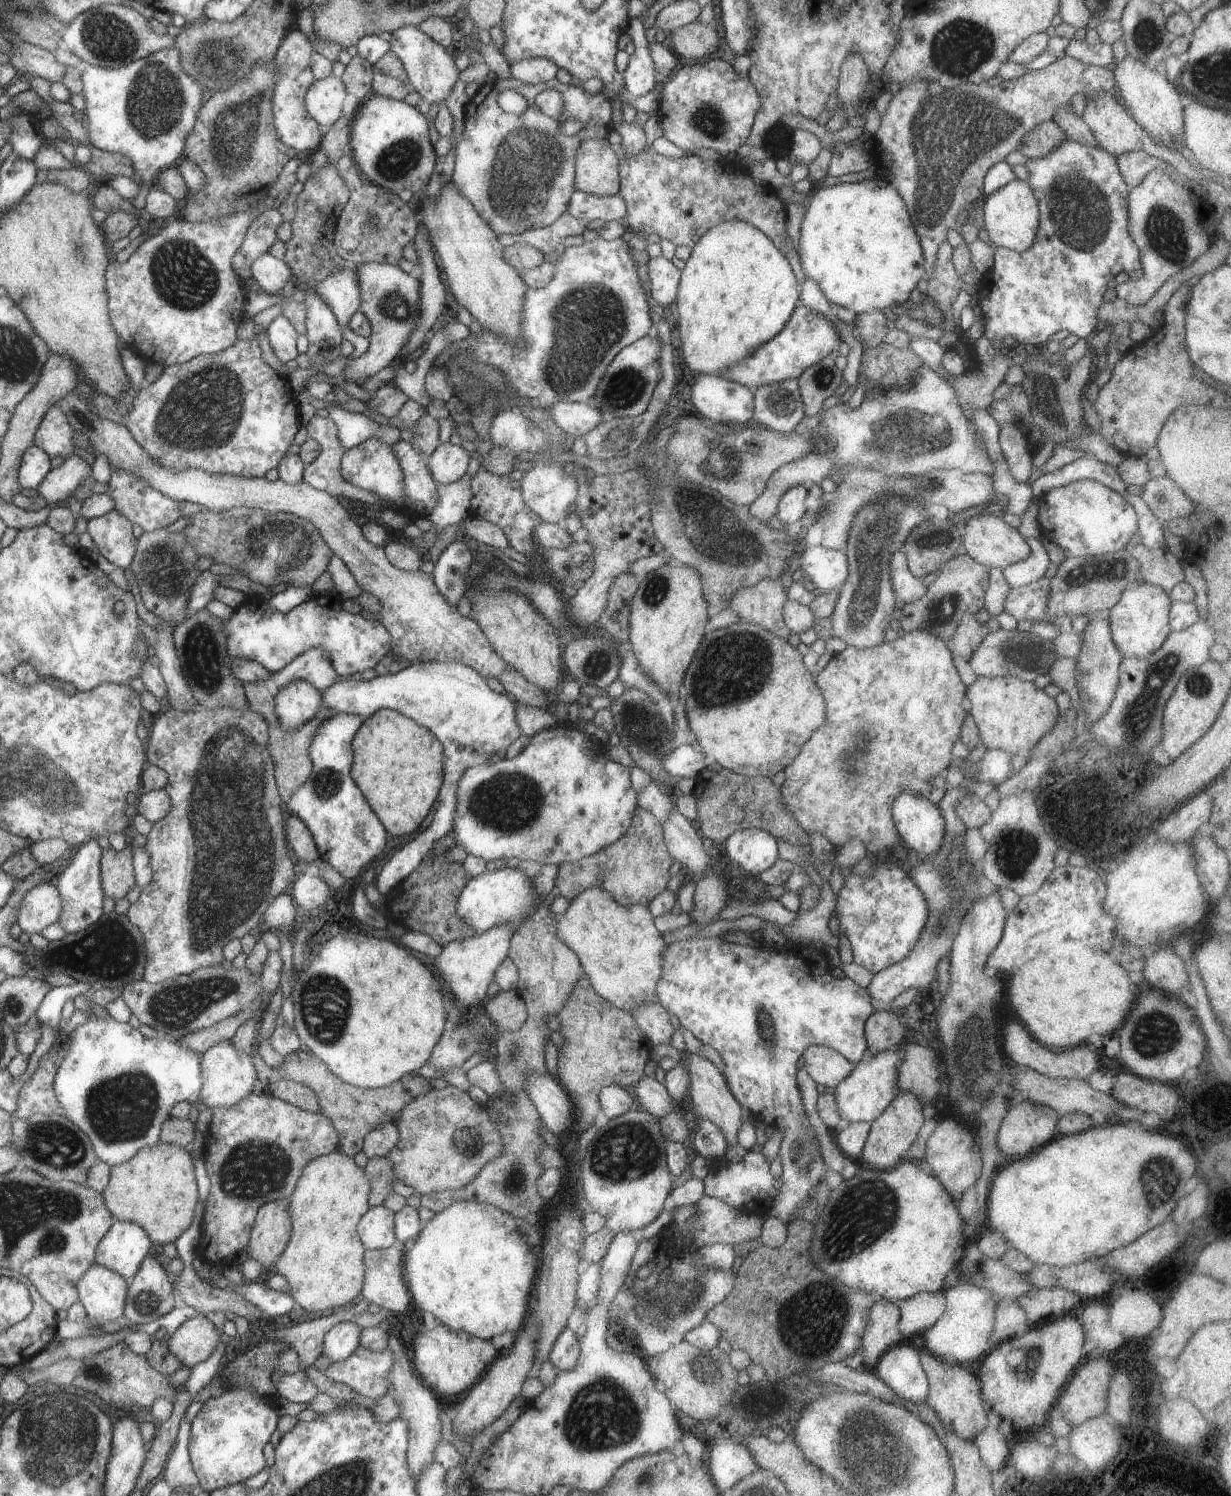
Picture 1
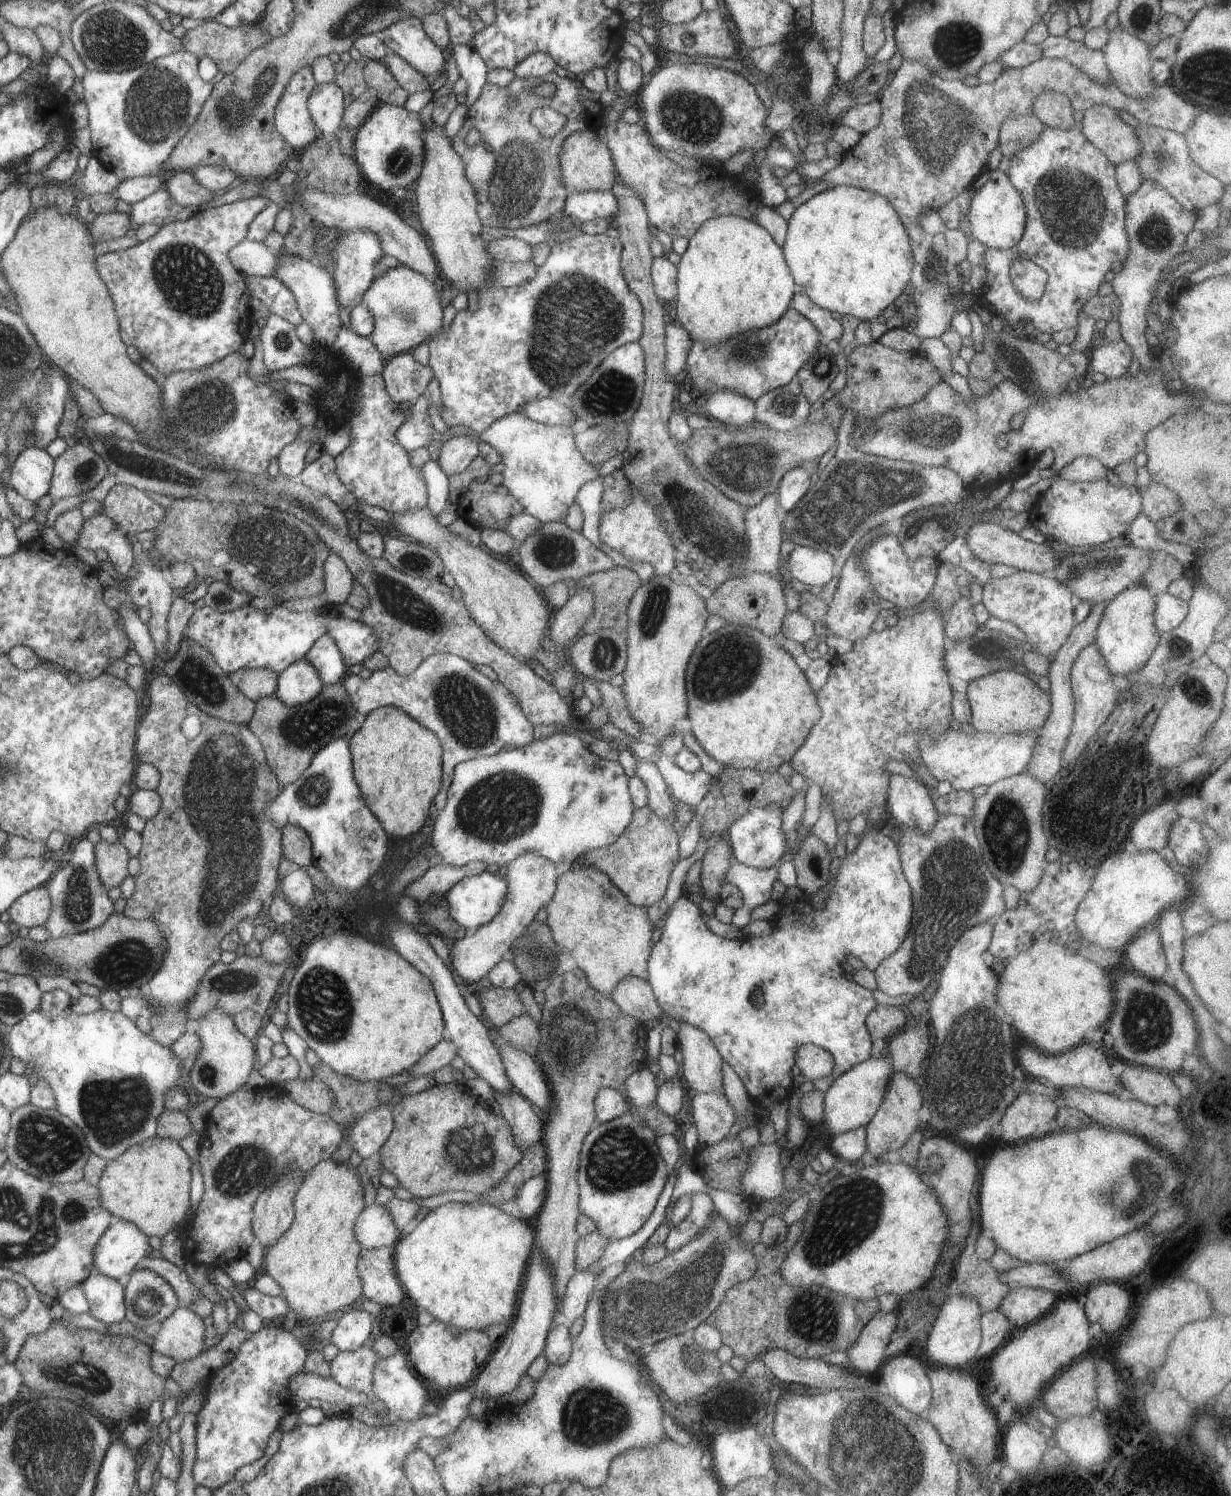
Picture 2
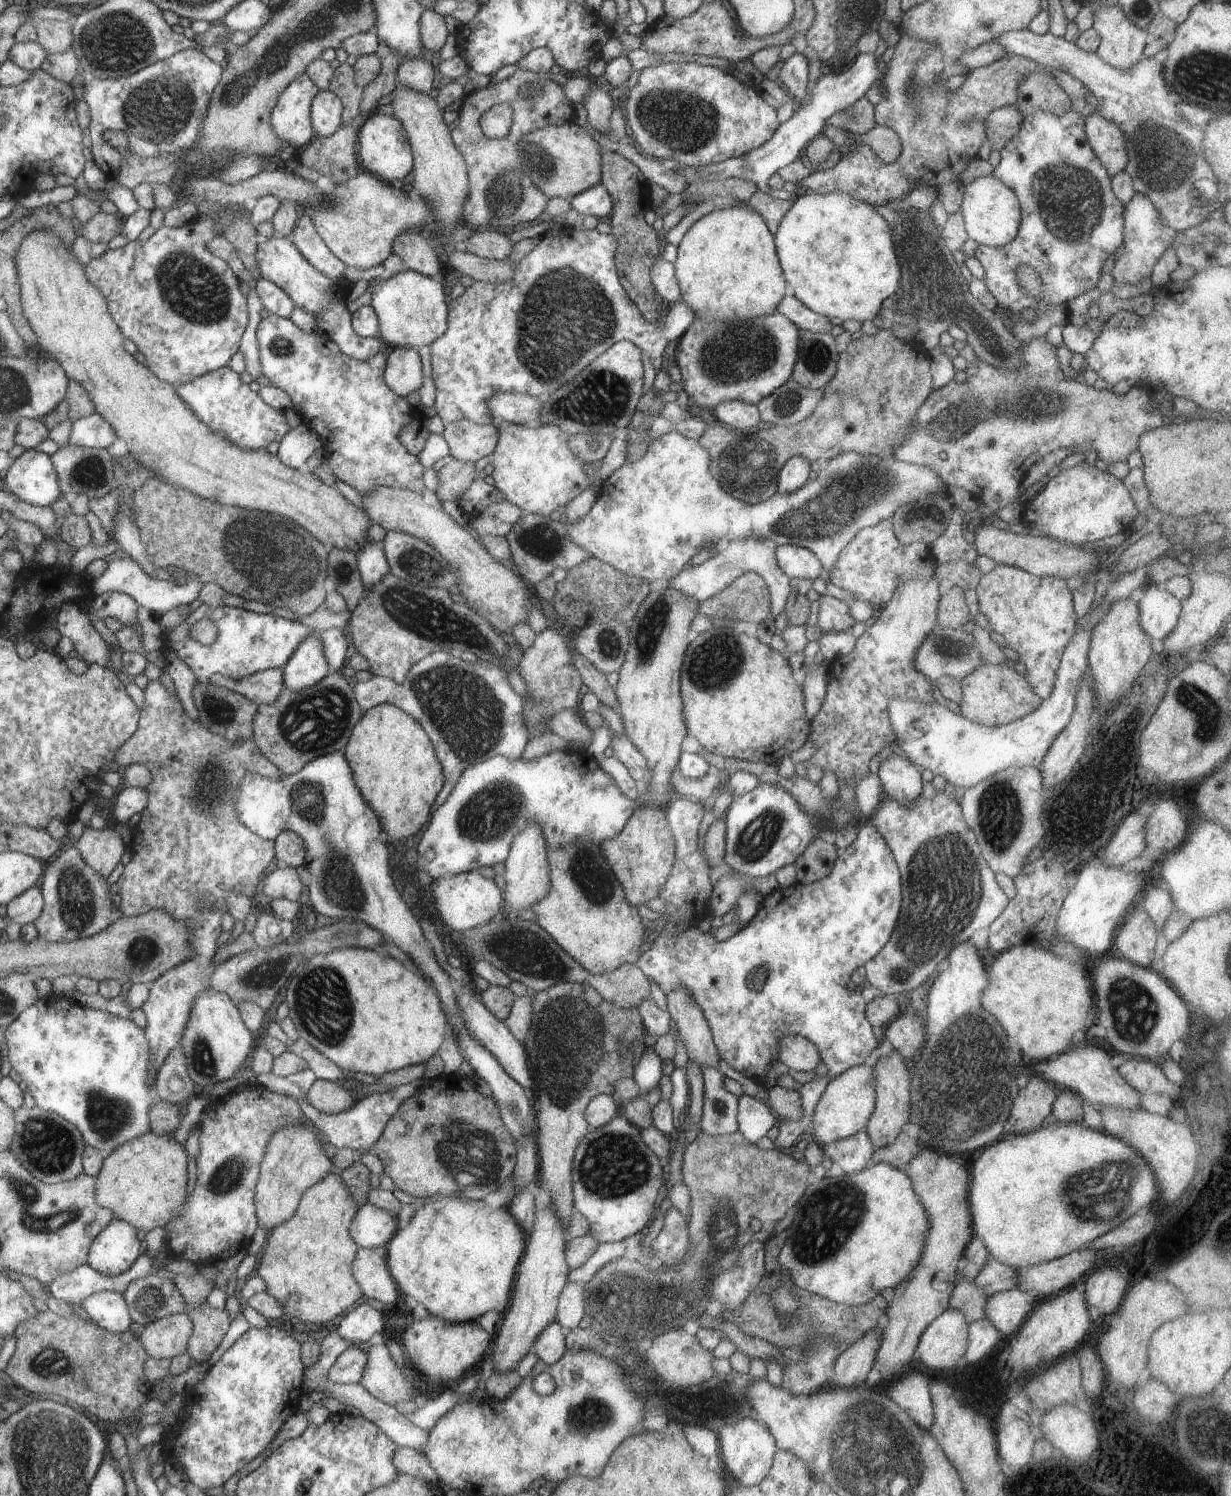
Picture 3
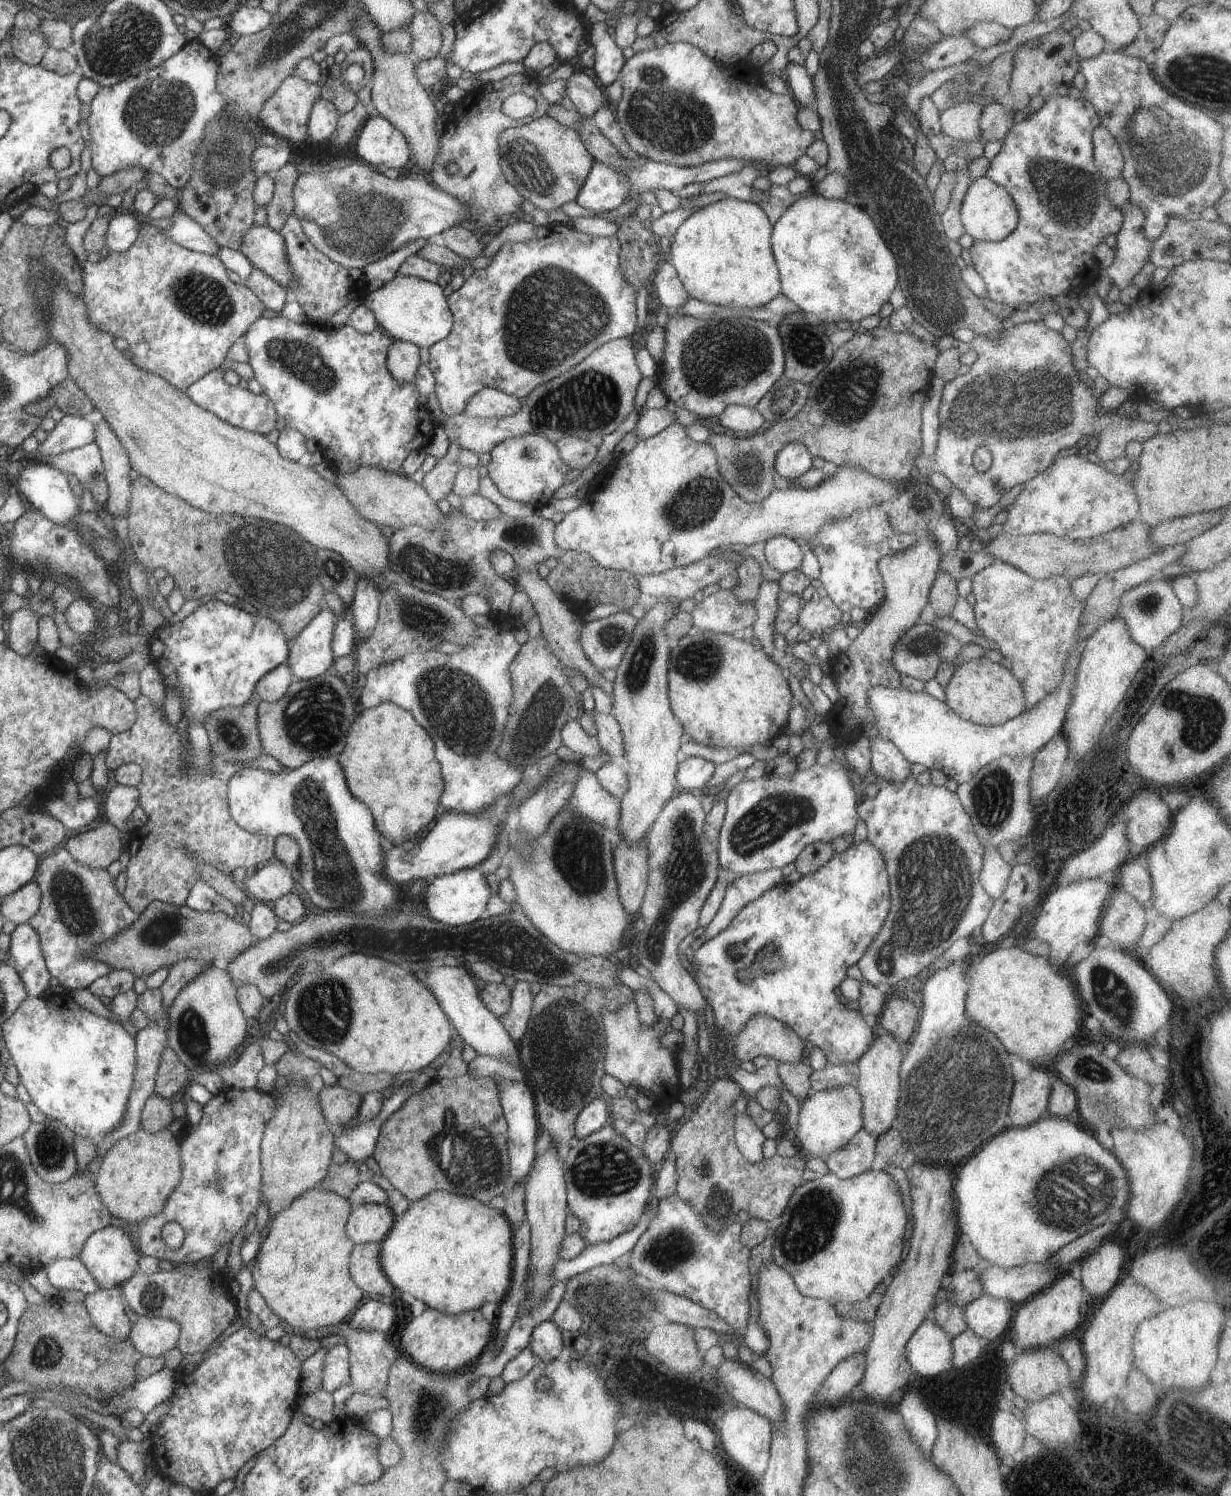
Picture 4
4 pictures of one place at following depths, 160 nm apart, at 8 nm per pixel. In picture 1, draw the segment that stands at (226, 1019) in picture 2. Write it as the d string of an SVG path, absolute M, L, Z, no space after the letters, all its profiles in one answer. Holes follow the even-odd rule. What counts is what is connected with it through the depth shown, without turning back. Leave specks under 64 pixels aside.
M230 1041L221 1042L202 1053L202 1073L204 1074L200 1107L230 1108L238 1105L254 1090L256 1068L248 1053L236 1050Z

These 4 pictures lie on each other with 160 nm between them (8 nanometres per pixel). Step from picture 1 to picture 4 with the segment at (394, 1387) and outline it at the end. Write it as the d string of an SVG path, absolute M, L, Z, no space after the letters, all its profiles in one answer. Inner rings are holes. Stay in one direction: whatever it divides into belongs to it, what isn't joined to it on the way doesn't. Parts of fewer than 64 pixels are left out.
M350 1328L350 1334L346 1334L346 1344L350 1350L350 1383L347 1386L341 1387L340 1392L334 1394L334 1399L338 1404L356 1393L365 1394L366 1392L381 1392L385 1395L388 1387L388 1374L391 1368L392 1361L389 1361L384 1356L384 1348L390 1345L389 1335L379 1331L358 1330L358 1328Z

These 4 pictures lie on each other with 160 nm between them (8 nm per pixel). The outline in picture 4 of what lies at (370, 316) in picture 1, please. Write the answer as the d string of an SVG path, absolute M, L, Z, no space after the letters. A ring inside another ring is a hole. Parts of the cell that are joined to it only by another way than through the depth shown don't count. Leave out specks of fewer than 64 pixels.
M397 275L376 292L368 293L364 305L374 314L378 326L392 339L410 342L419 348L429 348L444 340L455 324L444 298L444 290L434 282L417 277Z

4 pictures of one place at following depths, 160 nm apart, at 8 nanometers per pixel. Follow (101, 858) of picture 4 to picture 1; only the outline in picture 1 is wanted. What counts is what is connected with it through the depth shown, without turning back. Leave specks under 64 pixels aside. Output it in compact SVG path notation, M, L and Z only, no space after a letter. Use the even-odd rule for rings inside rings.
M130 848L115 851L104 850L102 858L102 883L104 894L115 901L124 898L128 890L134 886L134 869L132 868Z

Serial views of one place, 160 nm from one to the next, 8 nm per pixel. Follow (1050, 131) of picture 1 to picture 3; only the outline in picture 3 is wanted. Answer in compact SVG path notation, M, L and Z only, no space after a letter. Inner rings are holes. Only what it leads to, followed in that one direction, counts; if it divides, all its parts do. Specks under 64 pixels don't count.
M1003 107L992 110L986 118L986 138L992 150L1002 150L1016 134L1024 120L1016 107Z

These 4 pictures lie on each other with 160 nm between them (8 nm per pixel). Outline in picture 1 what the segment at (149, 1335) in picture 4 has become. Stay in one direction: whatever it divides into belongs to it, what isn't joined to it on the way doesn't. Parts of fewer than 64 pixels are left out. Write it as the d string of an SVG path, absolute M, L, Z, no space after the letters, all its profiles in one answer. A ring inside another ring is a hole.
M198 1314L188 1319L171 1334L169 1351L190 1368L208 1360L220 1342L221 1332L218 1332L216 1327L211 1320L206 1320L204 1315Z

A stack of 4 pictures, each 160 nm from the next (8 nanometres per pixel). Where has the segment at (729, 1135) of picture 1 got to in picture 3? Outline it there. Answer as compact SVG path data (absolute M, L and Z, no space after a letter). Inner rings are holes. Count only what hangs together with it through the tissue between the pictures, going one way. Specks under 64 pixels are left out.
M676 988L665 995L668 998L667 1010L676 1022L676 1033L686 1047L688 1059L700 1069L706 1066L718 1069L720 1056L704 1012L694 996L686 988Z

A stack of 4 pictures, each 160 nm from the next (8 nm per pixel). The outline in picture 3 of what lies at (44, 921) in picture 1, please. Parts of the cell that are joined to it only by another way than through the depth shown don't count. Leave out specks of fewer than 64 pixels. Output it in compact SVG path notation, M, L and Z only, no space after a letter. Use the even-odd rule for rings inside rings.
M38 886L28 888L20 896L6 904L6 916L22 926L34 922L44 907L41 890Z

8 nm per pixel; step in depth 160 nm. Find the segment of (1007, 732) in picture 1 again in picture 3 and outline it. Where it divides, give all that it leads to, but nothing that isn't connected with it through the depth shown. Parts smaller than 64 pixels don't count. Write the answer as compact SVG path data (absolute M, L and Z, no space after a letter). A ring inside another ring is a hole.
M981 663L972 674L961 679L962 702L960 712L967 720L988 727L1003 726L1024 718L1042 703L1025 676L1020 676L1012 664L992 665Z

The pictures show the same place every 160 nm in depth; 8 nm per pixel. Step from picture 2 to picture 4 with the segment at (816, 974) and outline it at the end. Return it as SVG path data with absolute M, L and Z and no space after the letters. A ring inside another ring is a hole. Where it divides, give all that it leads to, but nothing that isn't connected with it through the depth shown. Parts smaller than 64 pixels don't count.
M862 840L861 842L854 843L845 852L836 853L835 856L822 866L816 873L806 874L802 876L796 884L781 883L779 886L770 888L767 892L764 892L760 898L756 898L750 904L746 904L738 916L732 920L732 924L722 930L720 934L714 936L711 940L708 940L700 948L694 951L694 961L692 964L692 972L696 972L694 981L698 984L702 996L708 1003L708 1006L712 1008L714 1012L716 1026L720 1030L720 1036L722 1038L730 1038L730 1040L736 1040L736 1036L740 1034L740 1030L744 1030L746 1022L754 1016L754 1014L766 1014L770 1018L776 1018L780 1020L785 1026L788 1026L802 1041L810 1043L810 1046L820 1048L824 1052L823 1057L829 1064L856 1064L860 1060L860 1056L864 1055L864 1052L872 1046L874 1042L874 1034L872 1032L872 1026L870 1026L865 1019L861 1016L861 1013L856 1010L848 1010L836 990L840 986L840 982L847 978L846 971L850 966L858 963L858 960L864 956L866 948L872 944L872 940L876 938L876 934L882 930L884 922L886 922L886 916L890 912L890 880L888 880L888 870L886 870L886 864L884 864L884 858L882 854L868 842L868 840Z

